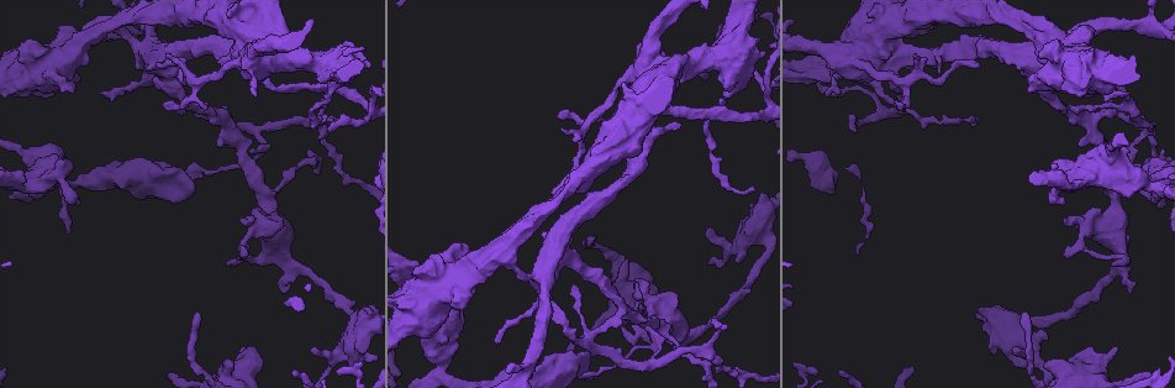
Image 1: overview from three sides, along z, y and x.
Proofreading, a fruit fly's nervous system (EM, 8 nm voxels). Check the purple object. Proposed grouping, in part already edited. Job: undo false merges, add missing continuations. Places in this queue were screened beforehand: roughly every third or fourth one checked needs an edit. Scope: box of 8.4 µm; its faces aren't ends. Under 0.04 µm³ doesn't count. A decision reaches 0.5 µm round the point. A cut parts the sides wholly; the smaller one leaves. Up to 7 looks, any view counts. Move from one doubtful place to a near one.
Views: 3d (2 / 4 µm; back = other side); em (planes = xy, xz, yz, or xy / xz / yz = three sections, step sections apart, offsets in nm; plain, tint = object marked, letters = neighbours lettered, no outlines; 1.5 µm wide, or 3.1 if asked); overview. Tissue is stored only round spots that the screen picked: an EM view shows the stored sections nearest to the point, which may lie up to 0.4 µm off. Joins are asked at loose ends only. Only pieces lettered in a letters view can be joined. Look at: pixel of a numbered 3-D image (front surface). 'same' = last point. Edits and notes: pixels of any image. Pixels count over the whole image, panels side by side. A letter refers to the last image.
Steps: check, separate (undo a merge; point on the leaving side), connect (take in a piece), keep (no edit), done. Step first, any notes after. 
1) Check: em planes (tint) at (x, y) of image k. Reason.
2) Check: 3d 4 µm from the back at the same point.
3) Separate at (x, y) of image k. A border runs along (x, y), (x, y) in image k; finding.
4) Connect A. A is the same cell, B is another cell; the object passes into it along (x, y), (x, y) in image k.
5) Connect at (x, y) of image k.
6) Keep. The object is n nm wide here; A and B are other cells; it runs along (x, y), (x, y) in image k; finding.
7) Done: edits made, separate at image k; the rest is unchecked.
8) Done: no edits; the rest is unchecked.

Check: em xz step 4 (tint) at (727, 324) of image 1.

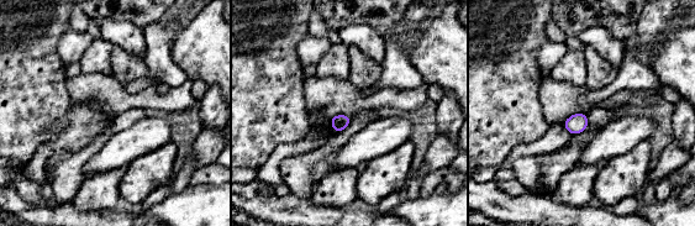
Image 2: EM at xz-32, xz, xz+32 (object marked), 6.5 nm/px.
Check: em planes (letters) at the same point.

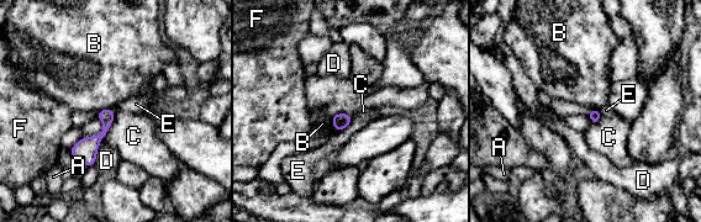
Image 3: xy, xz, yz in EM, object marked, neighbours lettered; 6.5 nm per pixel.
Keep. The object is 80 nm wide here; the longest contact is with C, 220 nm; A, B, C, D, E and F are other cells; none of them fits.

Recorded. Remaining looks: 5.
Check: 3d 2 µm at (649, 364) of image 1. Three-way junction.

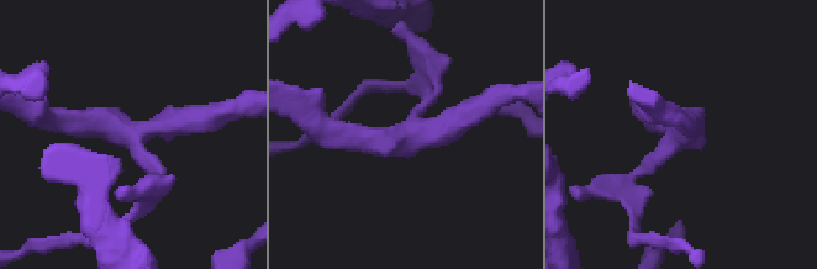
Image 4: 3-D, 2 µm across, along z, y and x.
Check: em planes (plain) at (406, 130) of image 4. Need the tissue.

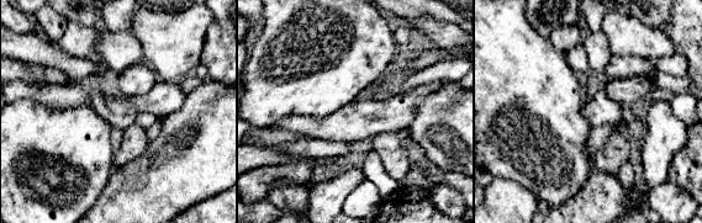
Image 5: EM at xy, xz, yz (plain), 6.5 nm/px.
Check: em planes (letters) at the same point. What lies round it.

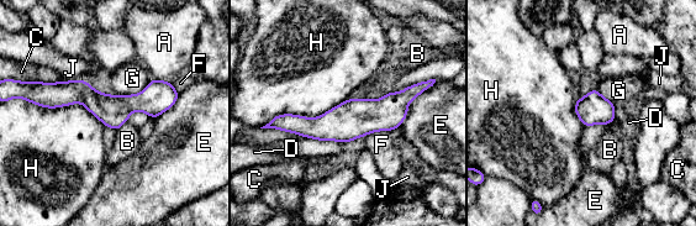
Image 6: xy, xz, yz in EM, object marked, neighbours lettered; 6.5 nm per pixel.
Keep. A, B, C, D, E, F, G, H and J are other cells; one neuron here.

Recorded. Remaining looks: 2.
Done: no edits; the rest is unchecked.

